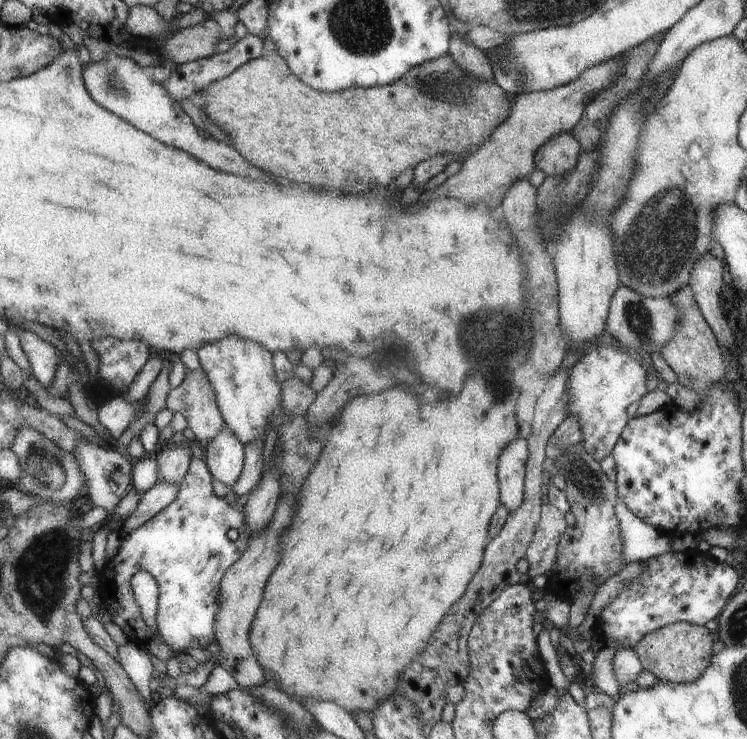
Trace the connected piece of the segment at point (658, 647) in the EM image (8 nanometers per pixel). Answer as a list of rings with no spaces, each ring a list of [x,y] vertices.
[[[675,622],[647,634],[633,650],[639,656],[643,670],[653,672],[659,678],[659,682],[691,684],[699,680],[699,676],[703,676],[703,672],[711,666],[709,662],[711,646],[713,646],[713,634],[705,626]]]

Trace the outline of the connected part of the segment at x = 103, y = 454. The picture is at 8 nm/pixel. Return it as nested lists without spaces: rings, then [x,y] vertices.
[[[81,436],[79,446],[73,452],[87,476],[87,486],[89,486],[89,498],[95,506],[103,506],[105,512],[115,514],[121,500],[129,494],[129,490],[133,488],[133,466],[131,462],[121,456],[119,452],[115,452],[111,446],[95,446],[91,442],[87,442]]]

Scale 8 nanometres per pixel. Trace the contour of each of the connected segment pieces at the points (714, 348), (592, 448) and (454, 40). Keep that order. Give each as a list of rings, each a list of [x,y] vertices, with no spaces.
[[[685,284],[683,288],[679,288],[677,292],[669,294],[667,300],[671,300],[671,304],[677,308],[679,312],[679,320],[675,326],[675,334],[669,338],[669,342],[659,350],[659,354],[663,356],[663,360],[667,362],[667,366],[671,366],[671,370],[677,374],[679,384],[693,388],[699,396],[707,392],[707,388],[717,382],[719,378],[725,376],[729,368],[729,362],[725,360],[723,348],[713,332],[713,328],[707,324],[705,316],[699,310],[699,304],[695,302],[695,294],[693,288],[689,288],[689,284]]]
[[[593,346],[571,368],[567,382],[569,414],[579,416],[583,428],[581,444],[595,460],[607,458],[613,452],[615,444],[619,442],[625,426],[629,424],[625,416],[625,408],[647,394],[645,376],[647,370],[641,366],[637,358],[633,358],[623,350],[607,348],[607,346]]]
[[[453,30],[453,36],[449,40],[449,54],[457,62],[457,66],[473,74],[475,78],[481,78],[485,82],[493,80],[493,70],[491,70],[487,52],[481,52],[479,48],[475,48],[465,34],[457,34]]]

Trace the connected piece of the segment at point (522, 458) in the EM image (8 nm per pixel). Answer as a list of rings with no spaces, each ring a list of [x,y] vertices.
[[[513,440],[499,456],[497,476],[499,476],[499,502],[511,512],[523,504],[525,492],[525,464],[529,458],[527,440]]]

